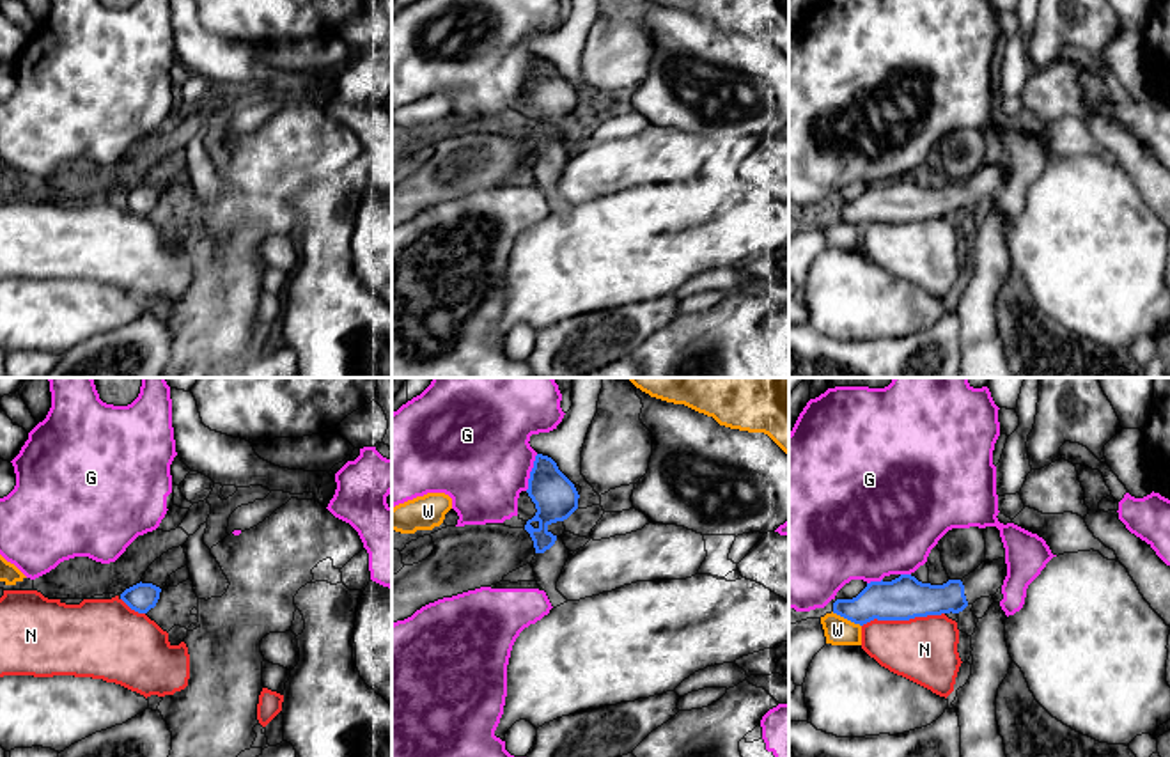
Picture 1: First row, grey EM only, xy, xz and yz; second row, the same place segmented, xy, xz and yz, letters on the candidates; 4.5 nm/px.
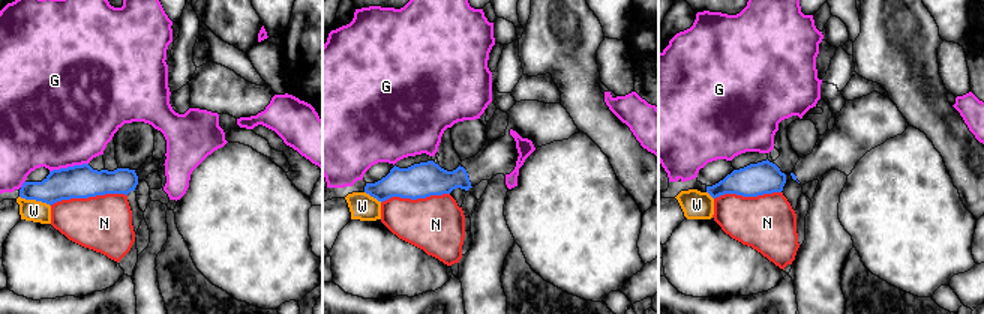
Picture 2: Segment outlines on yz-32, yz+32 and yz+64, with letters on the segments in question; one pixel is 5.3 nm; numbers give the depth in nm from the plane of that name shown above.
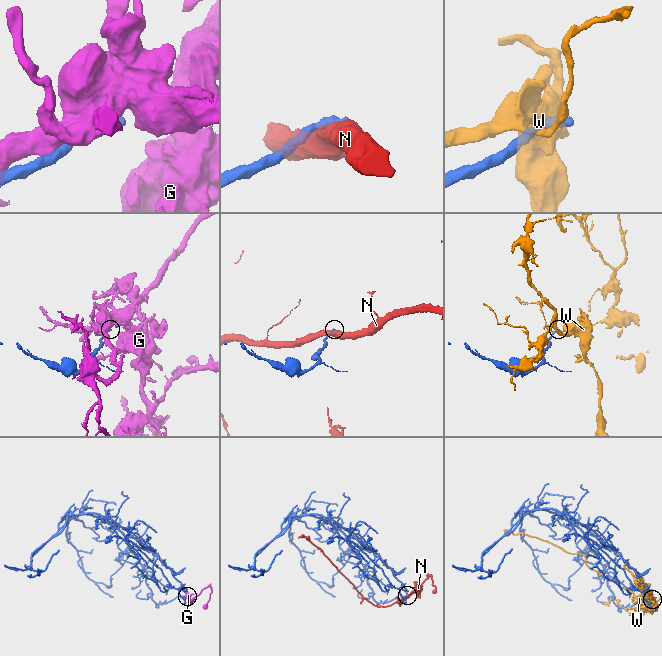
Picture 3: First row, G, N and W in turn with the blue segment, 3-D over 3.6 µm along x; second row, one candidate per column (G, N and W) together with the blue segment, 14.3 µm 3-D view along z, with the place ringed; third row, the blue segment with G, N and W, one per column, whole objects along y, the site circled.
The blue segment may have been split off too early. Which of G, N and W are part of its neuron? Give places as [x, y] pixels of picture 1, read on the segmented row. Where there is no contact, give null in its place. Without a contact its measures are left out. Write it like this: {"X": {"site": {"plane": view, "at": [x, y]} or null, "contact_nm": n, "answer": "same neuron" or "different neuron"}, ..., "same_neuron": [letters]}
{"G": {"site": {"plane": "xz", "at": [530, 472]}, "contact_nm": 180, "answer": "different neuron"}, "N": {"site": {"plane": "yz", "at": [903, 619]}, "contact_nm": 380, "answer": "different neuron"}, "W": {"site": {"plane": "yz", "at": [846, 617]}, "contact_nm": 150, "answer": "different neuron"}, "same_neuron": []}

